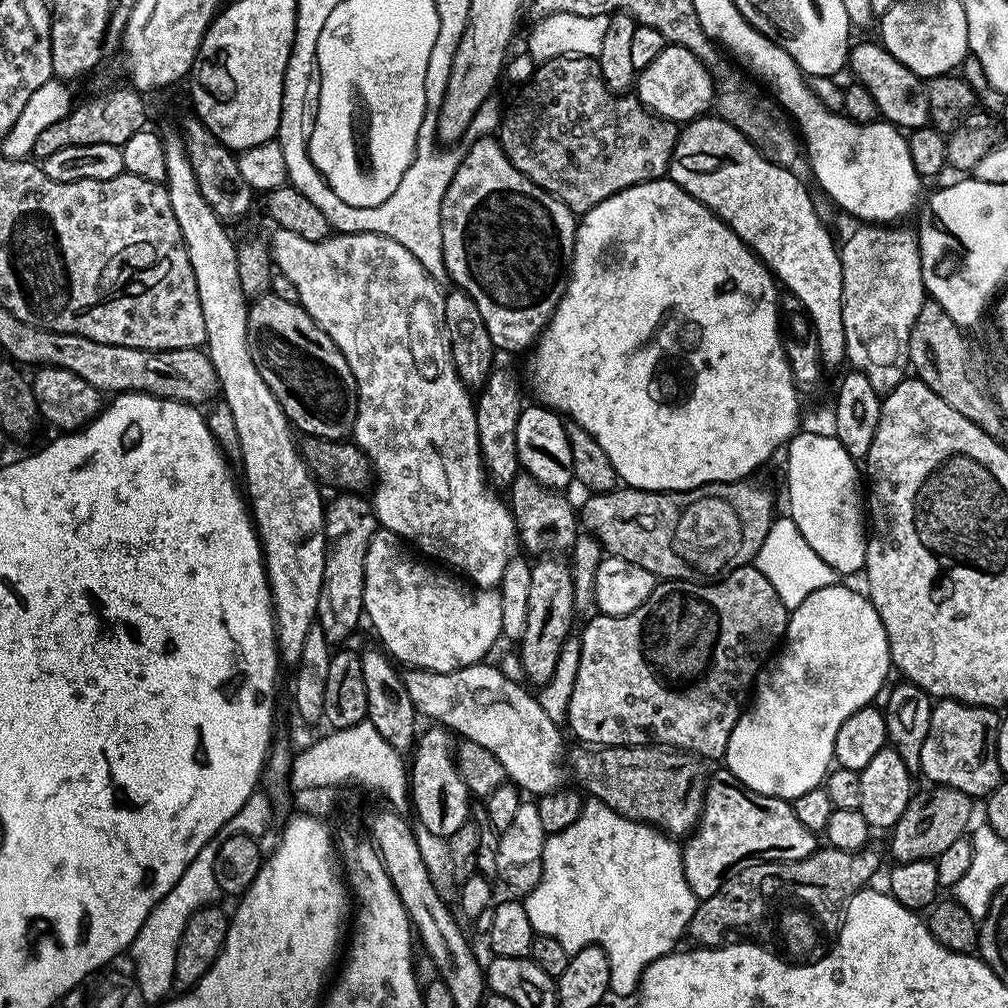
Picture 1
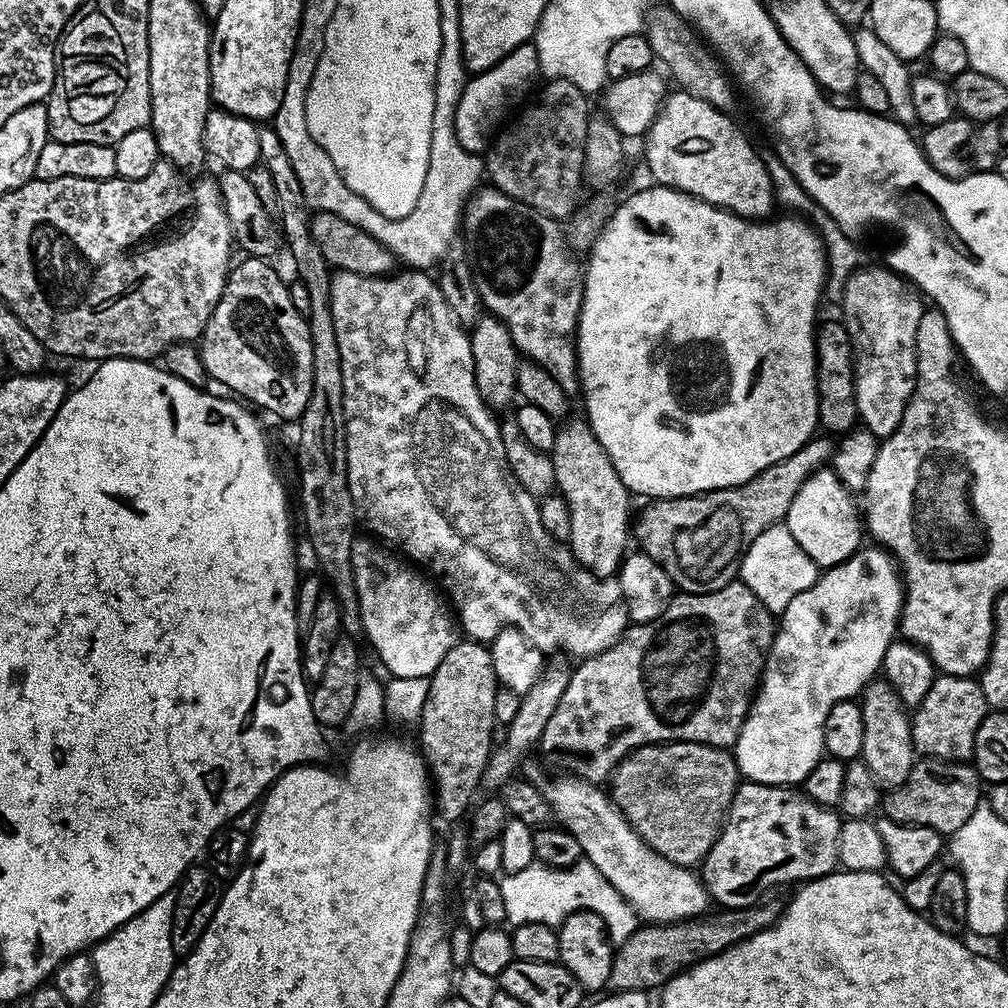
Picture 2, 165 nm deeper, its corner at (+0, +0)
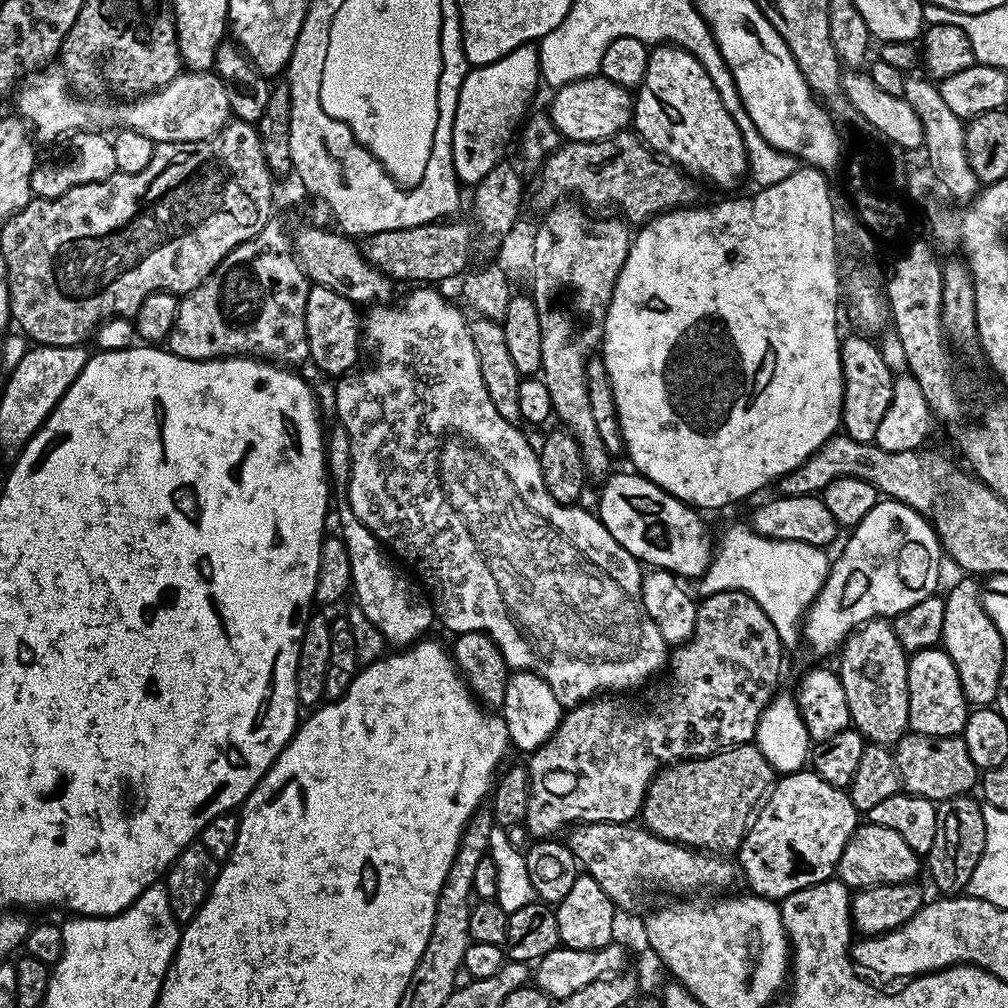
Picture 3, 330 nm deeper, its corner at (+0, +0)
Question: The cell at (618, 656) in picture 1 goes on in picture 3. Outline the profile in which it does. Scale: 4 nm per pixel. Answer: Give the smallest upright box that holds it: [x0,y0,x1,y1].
[523,592,785,838]

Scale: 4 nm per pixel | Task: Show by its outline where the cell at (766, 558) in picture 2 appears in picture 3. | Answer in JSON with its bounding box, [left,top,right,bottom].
[698,527,830,645]

